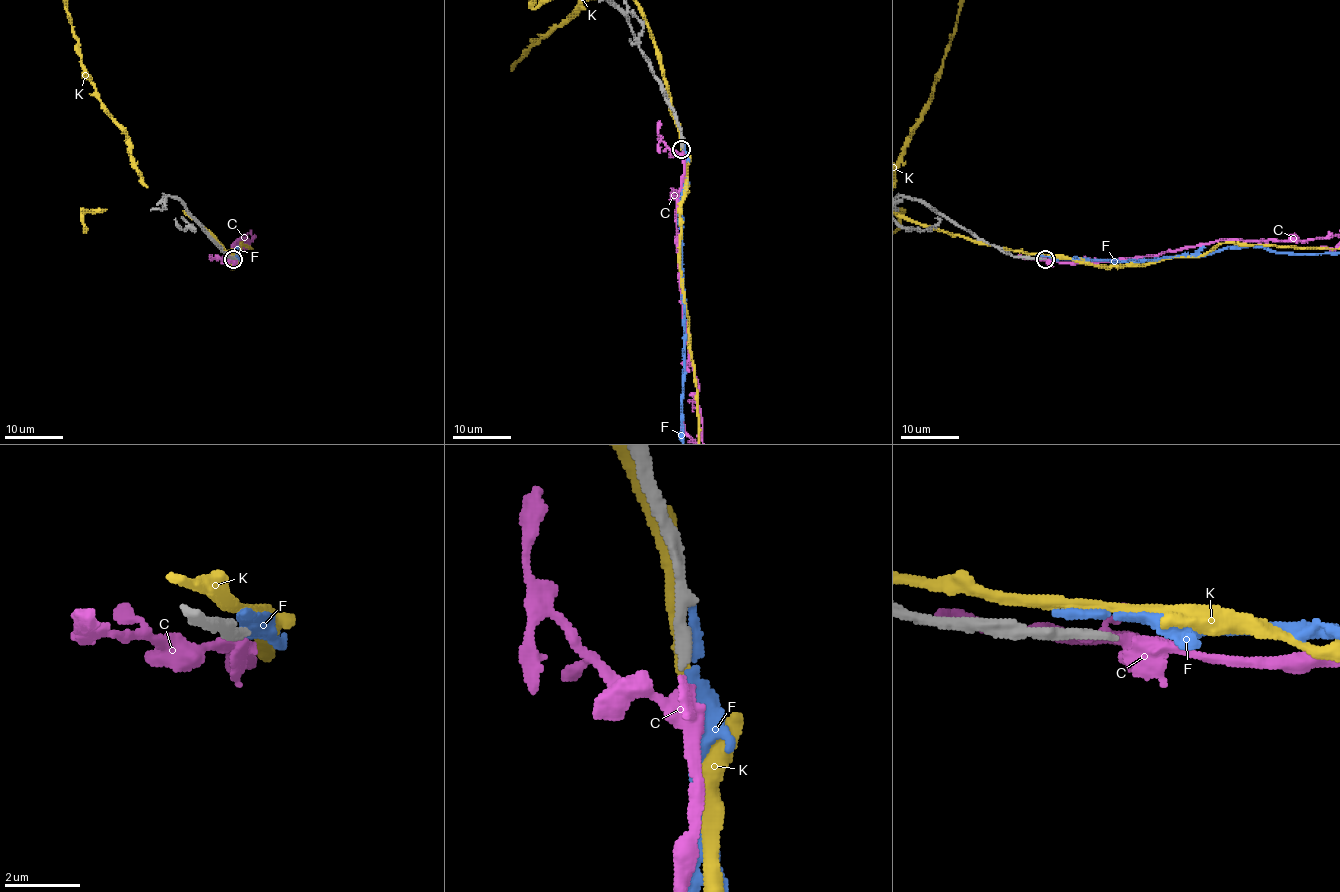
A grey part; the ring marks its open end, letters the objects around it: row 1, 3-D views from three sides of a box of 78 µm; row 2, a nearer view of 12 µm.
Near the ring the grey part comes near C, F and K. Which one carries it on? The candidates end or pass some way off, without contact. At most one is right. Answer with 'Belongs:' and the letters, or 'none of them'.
Belongs: C

